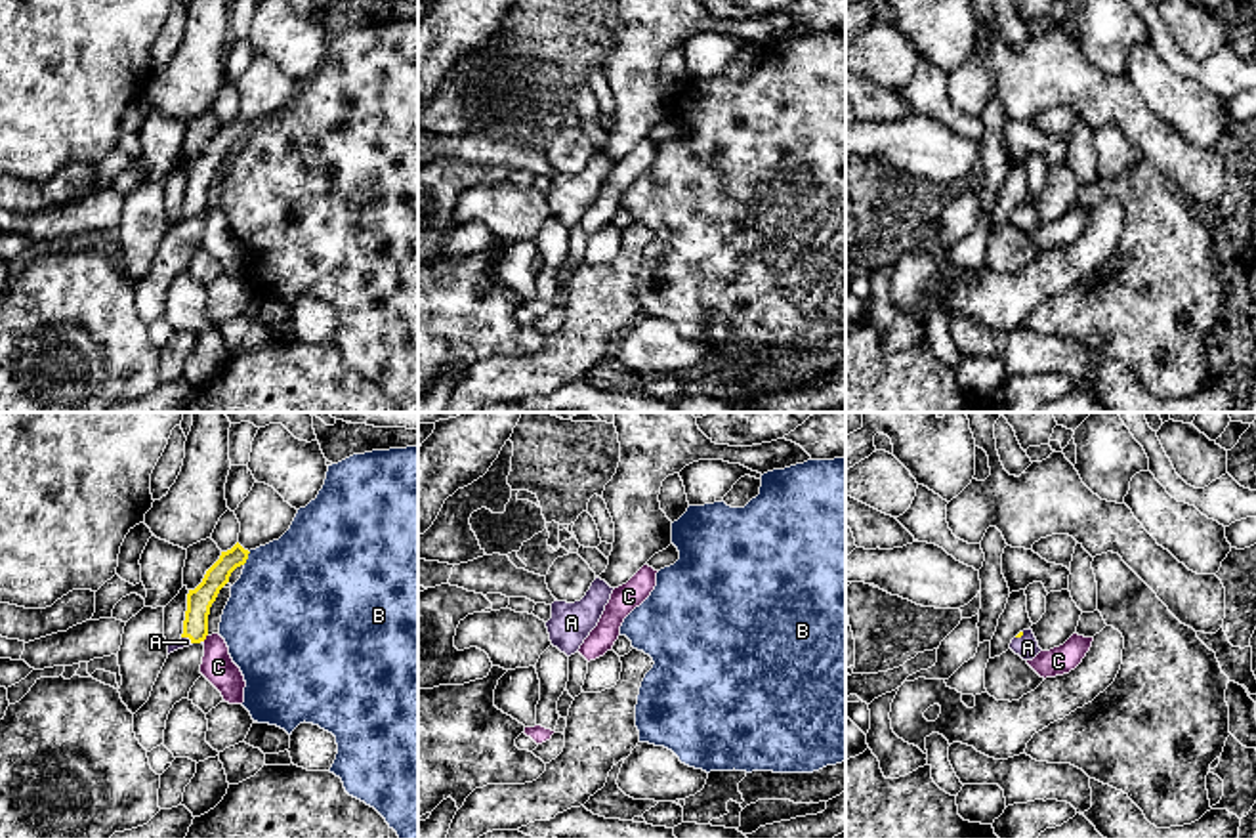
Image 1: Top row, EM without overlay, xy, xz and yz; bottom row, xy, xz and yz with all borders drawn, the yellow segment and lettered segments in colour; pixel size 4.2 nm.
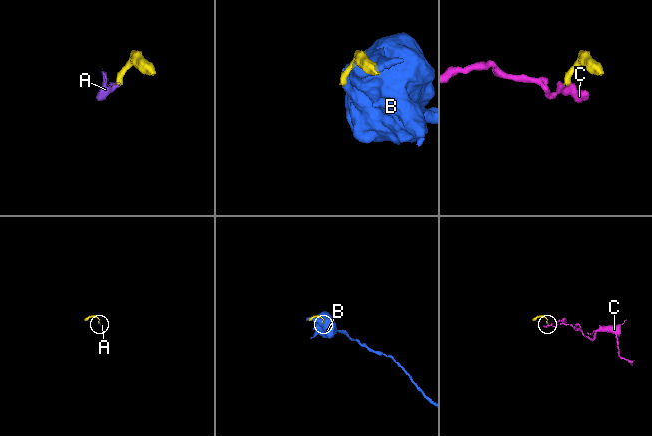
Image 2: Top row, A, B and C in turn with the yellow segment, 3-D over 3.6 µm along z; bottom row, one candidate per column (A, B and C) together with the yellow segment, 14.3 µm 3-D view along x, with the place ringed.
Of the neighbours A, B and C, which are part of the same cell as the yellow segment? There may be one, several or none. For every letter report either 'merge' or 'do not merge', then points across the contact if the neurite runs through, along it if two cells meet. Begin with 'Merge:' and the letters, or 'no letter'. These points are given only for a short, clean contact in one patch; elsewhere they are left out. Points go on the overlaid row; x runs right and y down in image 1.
Merge: A
A: merge; way xy (195, 627), (188, 636), (186, 642)
B: do not merge
C: do not merge; border xy (207, 634), (203, 642)

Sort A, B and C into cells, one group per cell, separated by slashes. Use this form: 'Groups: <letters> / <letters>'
Groups: A / B / C

